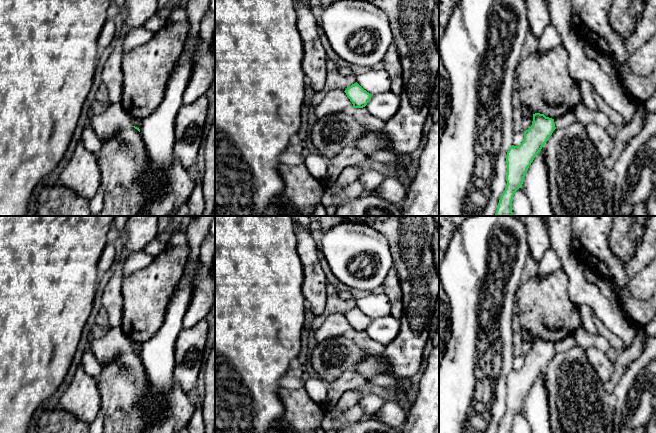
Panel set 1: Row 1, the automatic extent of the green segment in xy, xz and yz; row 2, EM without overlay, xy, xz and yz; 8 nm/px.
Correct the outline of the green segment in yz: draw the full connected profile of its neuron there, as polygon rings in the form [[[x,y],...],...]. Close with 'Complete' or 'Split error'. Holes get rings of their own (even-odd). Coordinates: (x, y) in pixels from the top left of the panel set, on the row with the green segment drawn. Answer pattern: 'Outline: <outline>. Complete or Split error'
Outline: [[[535,113],[531,127],[524,131],[523,142],[519,146],[512,145],[509,148],[506,155],[507,185],[500,197],[494,216],[514,216],[512,212],[513,196],[519,188],[522,188],[529,166],[555,129],[554,119]]]. Complete

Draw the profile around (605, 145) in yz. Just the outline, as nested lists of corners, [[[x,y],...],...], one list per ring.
[[[589,123],[585,126],[587,134],[599,154],[608,162],[612,160],[616,154],[615,143],[607,130],[596,123]]]

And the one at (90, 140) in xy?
[[[91,126],[85,127],[80,137],[80,141],[88,151],[95,154],[100,151],[102,147],[102,139],[97,136]]]

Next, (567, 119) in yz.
[[[573,112],[566,113],[562,116],[556,117],[554,119],[556,128],[565,128],[571,125],[576,121],[575,115]]]

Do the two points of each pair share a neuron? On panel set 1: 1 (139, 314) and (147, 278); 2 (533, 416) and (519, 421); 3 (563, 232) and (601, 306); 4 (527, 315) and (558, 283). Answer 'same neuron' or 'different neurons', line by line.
1: same neuron
2: different neurons
3: same neuron
4: same neuron

